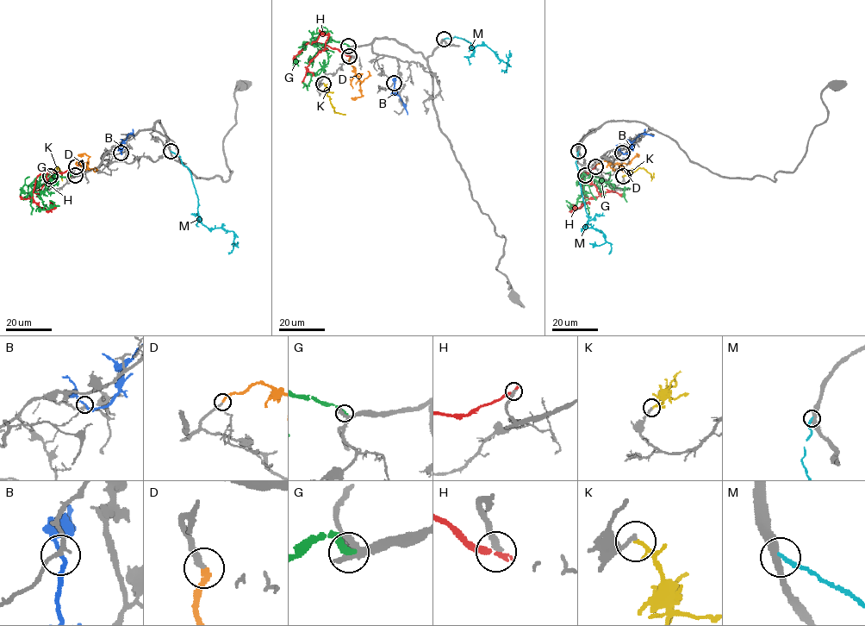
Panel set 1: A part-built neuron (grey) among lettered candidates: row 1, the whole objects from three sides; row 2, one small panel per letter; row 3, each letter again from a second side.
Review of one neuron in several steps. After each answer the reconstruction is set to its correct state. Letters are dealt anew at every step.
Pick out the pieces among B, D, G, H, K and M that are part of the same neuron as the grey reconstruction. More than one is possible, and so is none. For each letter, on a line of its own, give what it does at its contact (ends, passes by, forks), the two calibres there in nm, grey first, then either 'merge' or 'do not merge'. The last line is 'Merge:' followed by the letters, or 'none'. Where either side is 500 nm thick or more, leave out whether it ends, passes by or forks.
B: it passes by | 180/180 nm | do not merge
D: it ends | 200/240 nm | merge
G: it ends | 280/320 nm | do not merge
H: it ends | 240/280 nm | do not merge
K: it passes by | 200/120 nm | merge
M: it ends | 360/190 nm | do not merge
Merge: D, K

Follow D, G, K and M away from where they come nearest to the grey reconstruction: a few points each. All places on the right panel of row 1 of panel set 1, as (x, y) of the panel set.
D: (595, 165), (604, 161), (628, 163), (637, 155)
G: (585, 175), (580, 176), (583, 172), (583, 192), (570, 209), (583, 205)
K: (623, 176), (638, 168), (653, 177), (653, 172)
M: (578, 151), (575, 163), (588, 217), (584, 228), (601, 231), (606, 241), (600, 245), (589, 243)

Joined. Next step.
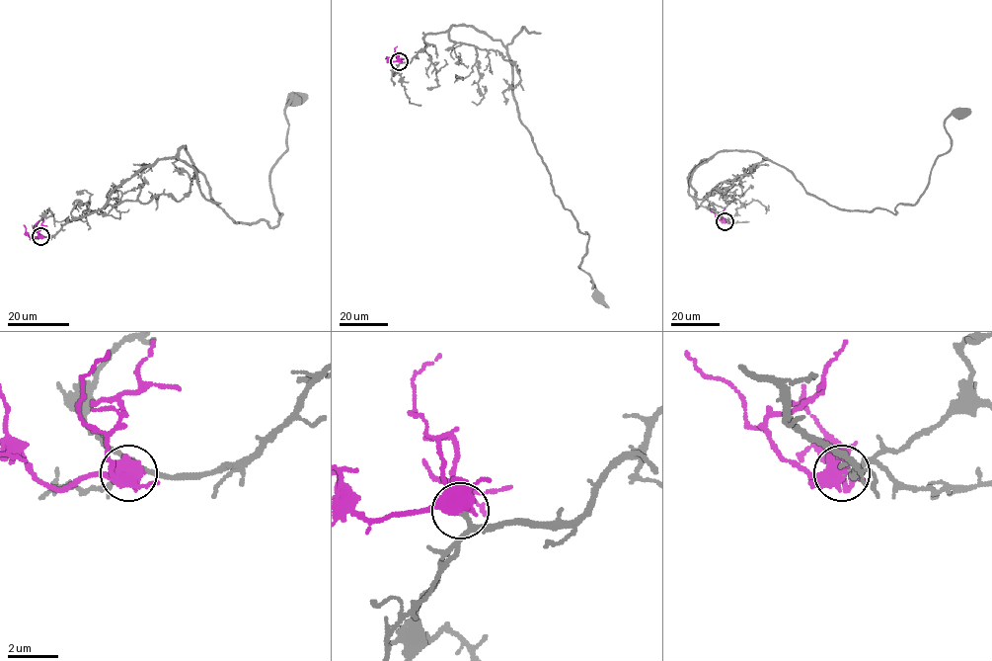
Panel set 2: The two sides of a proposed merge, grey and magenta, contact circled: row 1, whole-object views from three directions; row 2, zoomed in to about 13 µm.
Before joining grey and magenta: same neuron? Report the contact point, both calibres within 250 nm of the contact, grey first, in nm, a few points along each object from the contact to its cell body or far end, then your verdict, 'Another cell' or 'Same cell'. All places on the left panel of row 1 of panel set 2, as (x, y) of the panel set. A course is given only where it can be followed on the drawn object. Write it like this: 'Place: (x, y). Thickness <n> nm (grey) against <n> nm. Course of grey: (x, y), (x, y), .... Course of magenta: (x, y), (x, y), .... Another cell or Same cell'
Place: (40, 236). Thickness 160 nm (grey) against 550 nm. Course of grey: (39, 236), (100, 210), (185, 146), (234, 221), (274, 227), (269, 175), (294, 98). Course of magenta: (39, 236), (38, 230), (43, 220). Same cell

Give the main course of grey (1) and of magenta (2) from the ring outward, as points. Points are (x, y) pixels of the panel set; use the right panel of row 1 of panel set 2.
1: (724, 221), (688, 192), (720, 151), (757, 152), (838, 207), (896, 213), (960, 113)
2: (724, 221), (717, 216), (724, 208)

